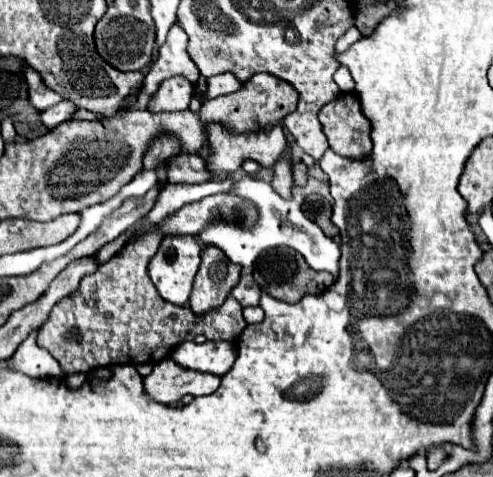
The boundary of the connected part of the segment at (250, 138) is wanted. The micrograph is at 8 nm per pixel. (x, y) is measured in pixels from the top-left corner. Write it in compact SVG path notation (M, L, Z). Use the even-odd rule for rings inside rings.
M208 123L206 125L206 135L208 135L208 145L206 145L208 153L206 153L204 161L206 161L206 169L210 171L212 181L226 179L236 169L240 169L242 163L248 161L248 159L260 163L262 167L272 167L274 159L278 159L278 155L288 145L288 137L286 137L286 133L284 133L284 129L280 125L274 125L268 131L258 131L258 133L246 131L246 133L236 135L228 127L222 127L220 123Z

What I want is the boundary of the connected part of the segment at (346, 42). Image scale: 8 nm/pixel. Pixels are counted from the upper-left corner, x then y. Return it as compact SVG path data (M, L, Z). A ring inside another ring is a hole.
M356 27L348 29L348 31L346 31L346 33L344 33L344 35L338 39L338 43L336 43L336 53L338 53L338 55L342 55L342 53L344 53L344 51L346 51L346 49L352 45L352 43L356 43L356 41L361 38L362 35L360 31L356 29Z

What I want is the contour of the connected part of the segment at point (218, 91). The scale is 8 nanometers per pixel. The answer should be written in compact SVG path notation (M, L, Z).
M228 72L208 78L207 84L208 88L204 94L204 100L230 94L242 86L242 83L240 83L232 73Z

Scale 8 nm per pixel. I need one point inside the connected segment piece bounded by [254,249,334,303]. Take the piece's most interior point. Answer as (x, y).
(286, 276)

